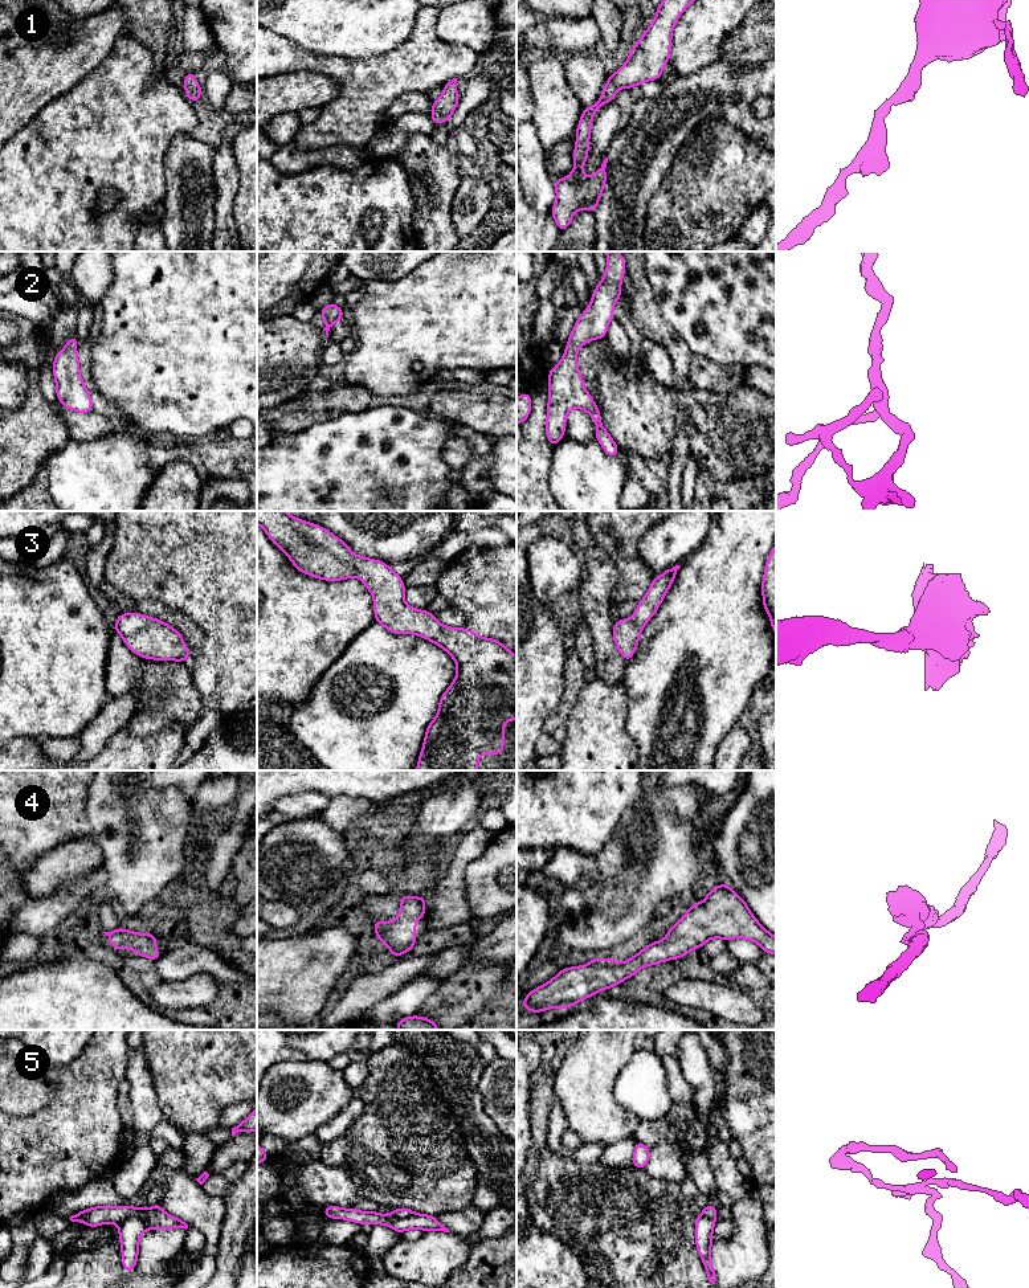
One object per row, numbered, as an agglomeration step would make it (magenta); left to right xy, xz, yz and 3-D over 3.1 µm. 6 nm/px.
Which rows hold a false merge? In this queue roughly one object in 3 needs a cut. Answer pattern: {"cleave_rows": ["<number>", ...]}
{"cleave_rows": ["5"]}

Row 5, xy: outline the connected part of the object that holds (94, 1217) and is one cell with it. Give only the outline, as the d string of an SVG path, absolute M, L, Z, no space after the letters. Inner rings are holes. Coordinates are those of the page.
M95 1206L87 1210L82 1210L78 1214L72 1215L72 1222L83 1222L87 1227L98 1227L103 1223L121 1224L127 1218L139 1217L143 1218L151 1230L156 1228L188 1228L188 1224L164 1211L151 1211L150 1209L131 1207L131 1206Z

